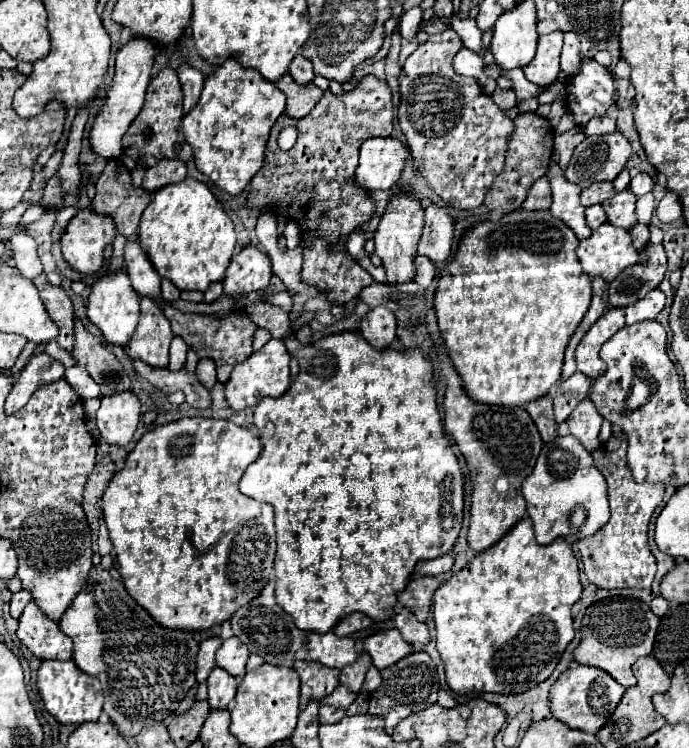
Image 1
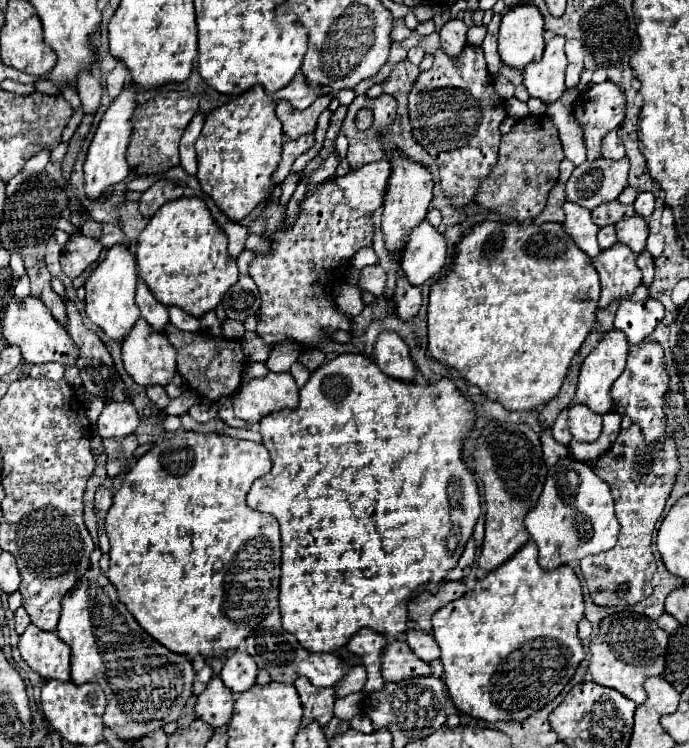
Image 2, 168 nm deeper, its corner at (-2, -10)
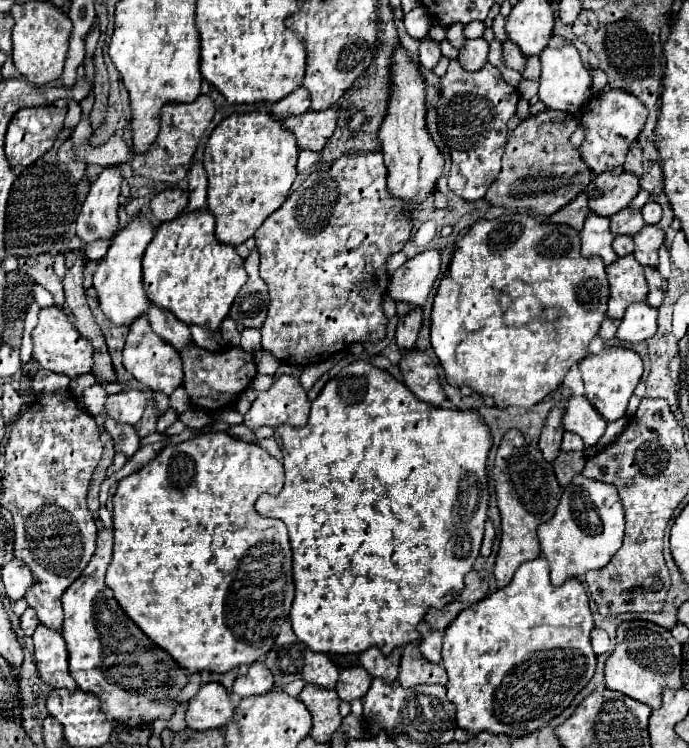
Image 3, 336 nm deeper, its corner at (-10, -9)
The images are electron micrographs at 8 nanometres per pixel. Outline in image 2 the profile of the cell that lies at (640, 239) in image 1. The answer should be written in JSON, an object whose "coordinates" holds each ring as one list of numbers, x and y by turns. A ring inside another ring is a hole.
{"coordinates":[[642,252,642,256,638,256,636,264,642,272,642,284,650,286,652,280,654,280,654,260,652,260,652,256,648,252]]}

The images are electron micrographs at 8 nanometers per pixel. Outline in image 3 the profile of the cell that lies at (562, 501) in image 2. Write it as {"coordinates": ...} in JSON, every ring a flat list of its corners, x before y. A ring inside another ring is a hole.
{"coordinates":[[582,473,574,475,574,481,564,487,552,519,538,525,538,539,542,555,550,563,552,585,560,585,568,577,582,577,590,569,604,567,622,547,624,523,622,501,612,483,598,483]]}

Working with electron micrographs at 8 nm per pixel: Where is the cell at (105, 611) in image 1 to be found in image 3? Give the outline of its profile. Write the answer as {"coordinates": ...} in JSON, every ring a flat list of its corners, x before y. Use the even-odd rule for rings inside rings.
{"coordinates":[[112,531,98,533,98,547,84,573,62,595,64,627,62,635,68,645,70,675,82,691,100,697,102,711,110,721,122,727,140,727,158,719,170,719,176,709,176,697,188,683,186,669,158,647,116,603,104,583,112,559]]}

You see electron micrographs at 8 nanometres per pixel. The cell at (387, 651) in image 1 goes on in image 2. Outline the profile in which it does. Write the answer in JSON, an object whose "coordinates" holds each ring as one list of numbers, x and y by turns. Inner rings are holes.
{"coordinates":[[394,640,382,654,382,676,386,682,400,682,412,676,432,676,432,670,410,652,404,640]]}

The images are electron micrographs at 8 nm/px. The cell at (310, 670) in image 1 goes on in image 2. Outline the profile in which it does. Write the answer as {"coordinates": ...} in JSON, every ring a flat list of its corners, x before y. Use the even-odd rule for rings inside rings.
{"coordinates":[[304,676,294,682,294,688,304,708,302,724,308,726,310,722,318,722,320,726,326,726,332,720,332,708,336,700,334,688,314,688]]}

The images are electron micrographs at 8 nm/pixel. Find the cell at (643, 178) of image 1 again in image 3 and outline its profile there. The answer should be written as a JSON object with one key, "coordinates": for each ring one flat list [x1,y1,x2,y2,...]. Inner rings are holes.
{"coordinates":[[648,201,644,207,642,207,642,215,644,215,644,221,650,223,650,225,656,225,662,217,662,207,656,203,656,201]]}

